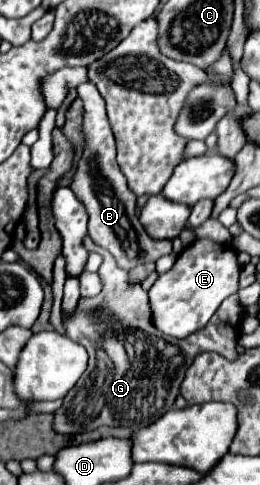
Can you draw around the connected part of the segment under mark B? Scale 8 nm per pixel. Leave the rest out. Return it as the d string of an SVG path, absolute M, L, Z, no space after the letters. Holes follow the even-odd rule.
M92 82L78 86L78 96L84 100L84 132L86 132L86 150L78 162L76 176L70 184L76 198L86 206L88 212L88 236L94 244L106 248L114 258L118 268L132 270L138 264L156 262L160 256L172 254L172 240L152 240L142 230L136 216L136 194L128 190L128 180L116 164L116 144L108 124L106 104L98 88ZM92 164L96 174L92 173Z

